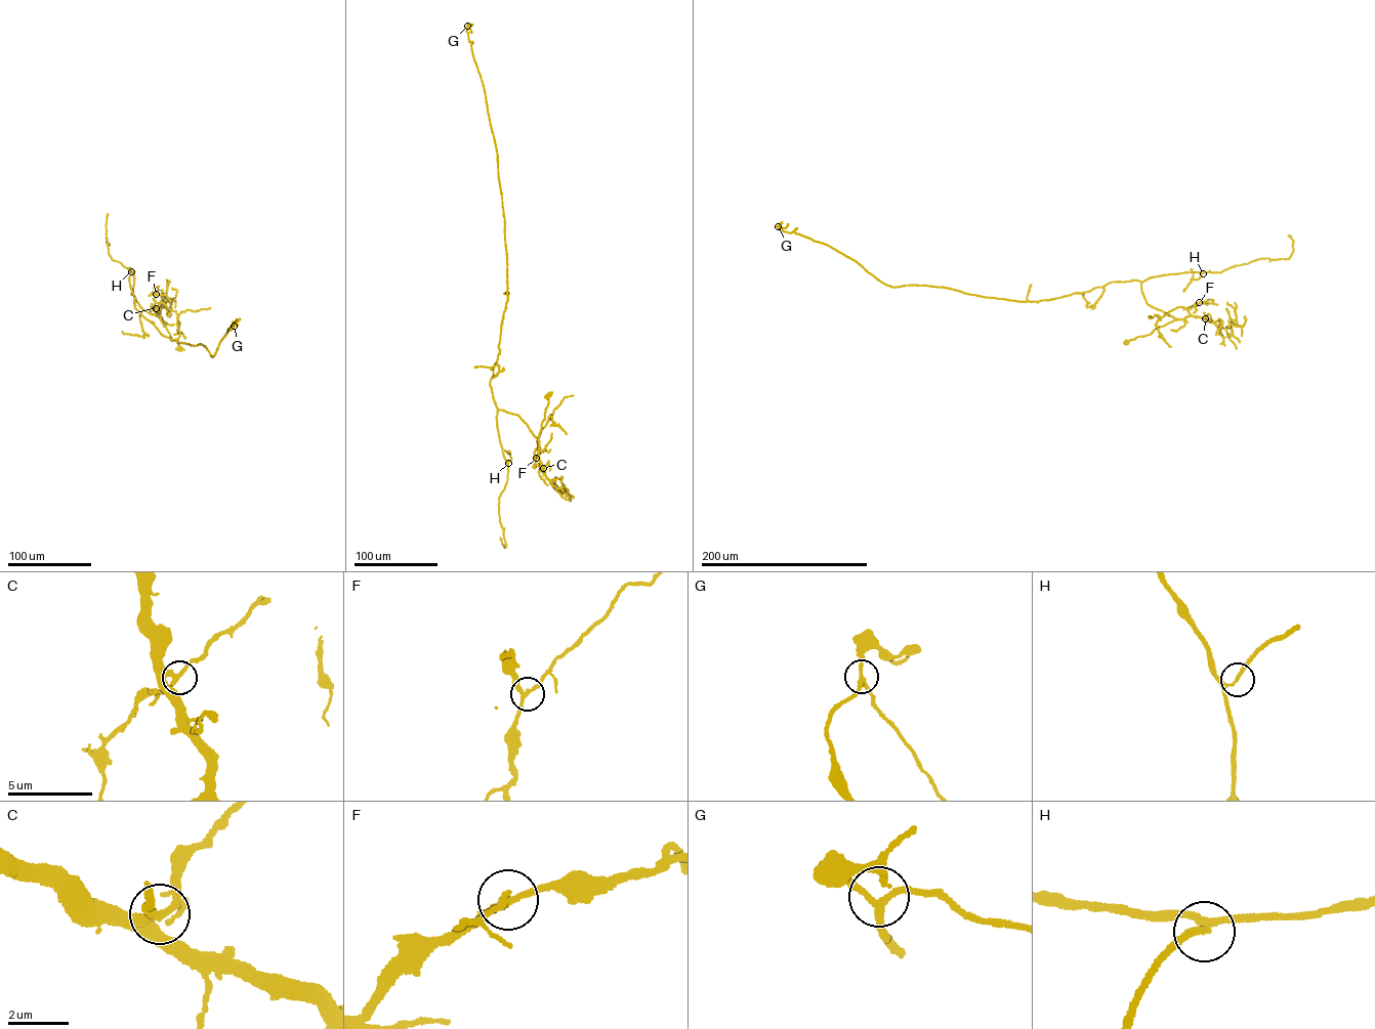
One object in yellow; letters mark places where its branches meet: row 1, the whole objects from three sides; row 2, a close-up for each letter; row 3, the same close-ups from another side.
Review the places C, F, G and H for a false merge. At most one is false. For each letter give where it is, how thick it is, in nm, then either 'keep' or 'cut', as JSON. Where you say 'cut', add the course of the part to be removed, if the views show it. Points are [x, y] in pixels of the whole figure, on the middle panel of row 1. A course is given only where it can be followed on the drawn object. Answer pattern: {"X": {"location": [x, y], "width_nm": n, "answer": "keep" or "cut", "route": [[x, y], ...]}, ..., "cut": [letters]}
{"C": {"location": [543, 468], "width_nm": 200, "answer": "keep"}, "F": {"location": [536, 458], "width_nm": 200, "answer": "keep"}, "G": {"location": [467, 26], "width_nm": 200, "answer": "keep"}, "H": {"location": [508, 463], "width_nm": 170, "answer": "keep"}, "cut": []}

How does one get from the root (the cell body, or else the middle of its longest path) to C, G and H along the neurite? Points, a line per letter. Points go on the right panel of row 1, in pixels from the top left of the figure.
C: (1126, 342), (1150, 335), (1174, 320), (1193, 315), (1205, 318)
G: (1126, 342), (1178, 319), (1147, 303), (1140, 282), (1037, 301), (893, 287), (827, 245), (778, 226)
H: (1126, 342), (1178, 319), (1147, 303), (1141, 282), (1167, 274), (1202, 273)

